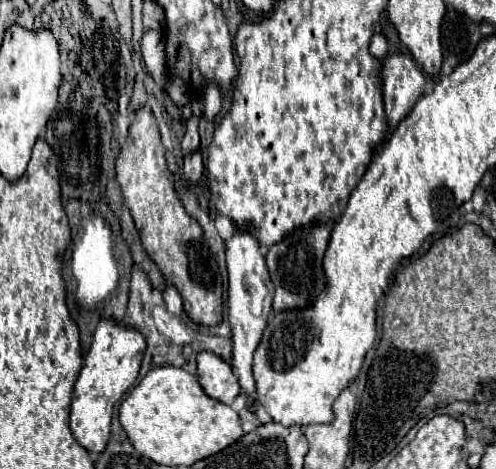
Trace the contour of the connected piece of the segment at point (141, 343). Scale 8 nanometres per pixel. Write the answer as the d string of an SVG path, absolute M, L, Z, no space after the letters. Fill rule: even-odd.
M114 319L98 321L90 351L84 357L84 367L74 385L74 399L70 411L72 433L76 441L82 447L86 447L90 453L104 451L110 437L114 405L136 381L144 349L146 349L146 339L142 333L138 333L138 329L126 329L124 323L118 323Z

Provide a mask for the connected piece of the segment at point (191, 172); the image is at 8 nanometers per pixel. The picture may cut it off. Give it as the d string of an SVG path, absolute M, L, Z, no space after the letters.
M192 153L192 155L186 155L184 157L184 167L182 167L184 175L188 181L196 183L200 181L202 177L202 171L204 171L204 163L202 163L202 155L200 153Z

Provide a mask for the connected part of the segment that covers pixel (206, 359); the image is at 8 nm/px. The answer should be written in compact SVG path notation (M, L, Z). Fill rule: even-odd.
M200 351L196 357L196 365L198 365L198 377L202 389L210 397L230 405L234 397L240 393L238 377L234 377L230 363L218 357L216 353Z

